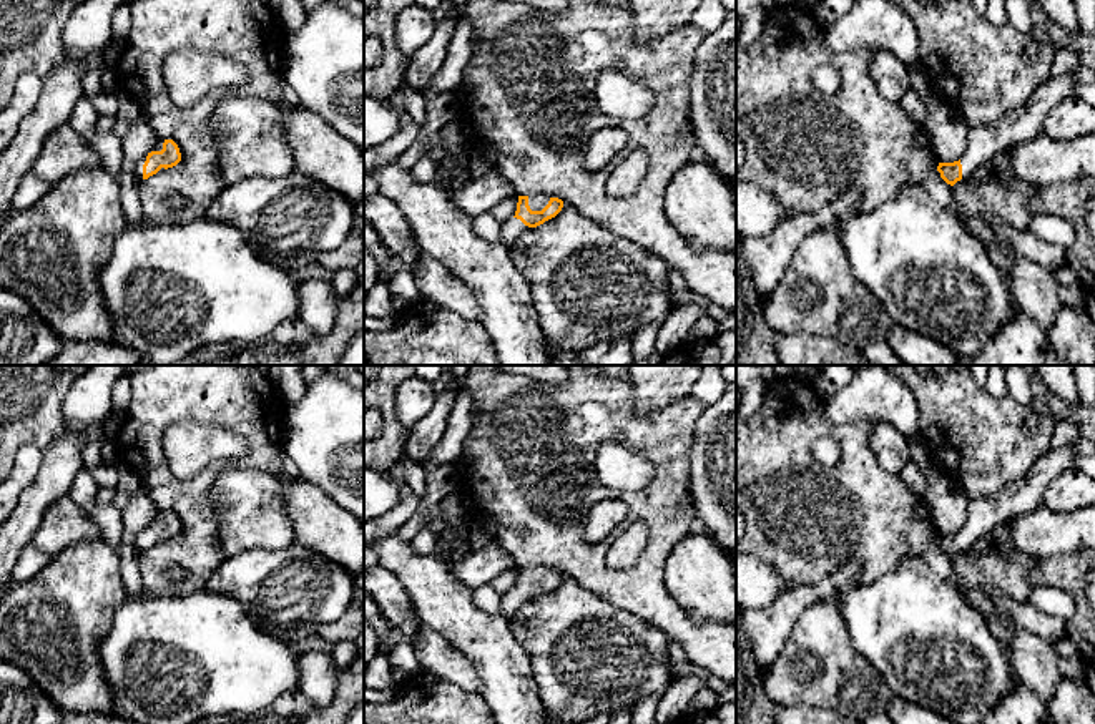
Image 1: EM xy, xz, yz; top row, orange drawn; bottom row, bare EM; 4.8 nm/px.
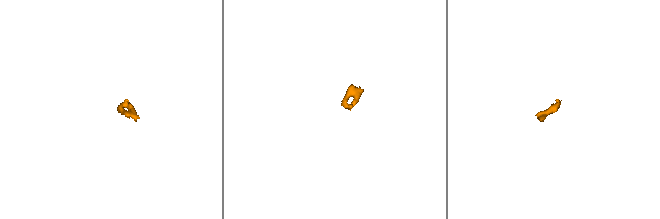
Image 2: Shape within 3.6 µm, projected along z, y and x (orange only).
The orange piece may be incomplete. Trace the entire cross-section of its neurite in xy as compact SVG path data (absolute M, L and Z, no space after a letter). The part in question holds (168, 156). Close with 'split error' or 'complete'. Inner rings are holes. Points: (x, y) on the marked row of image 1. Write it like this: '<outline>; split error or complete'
M160 138L156 148L140 159L136 164L136 176L148 179L156 174L161 168L168 169L181 161L181 153L173 139Z; split error

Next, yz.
M1073 71L1048 78L1024 105L1007 111L994 125L969 128L965 153L959 161L939 163L940 178L954 186L975 173L994 154L1040 135L1047 115L1065 98L1072 96L1075 85Z; split error

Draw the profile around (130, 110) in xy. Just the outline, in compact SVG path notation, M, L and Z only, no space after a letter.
M120 90L118 101L120 101L118 118L128 120L131 123L141 118L141 108L130 93Z

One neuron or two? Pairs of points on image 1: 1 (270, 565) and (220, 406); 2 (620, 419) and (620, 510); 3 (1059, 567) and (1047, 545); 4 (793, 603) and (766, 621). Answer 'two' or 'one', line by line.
1: two
2: two
3: two
4: one

